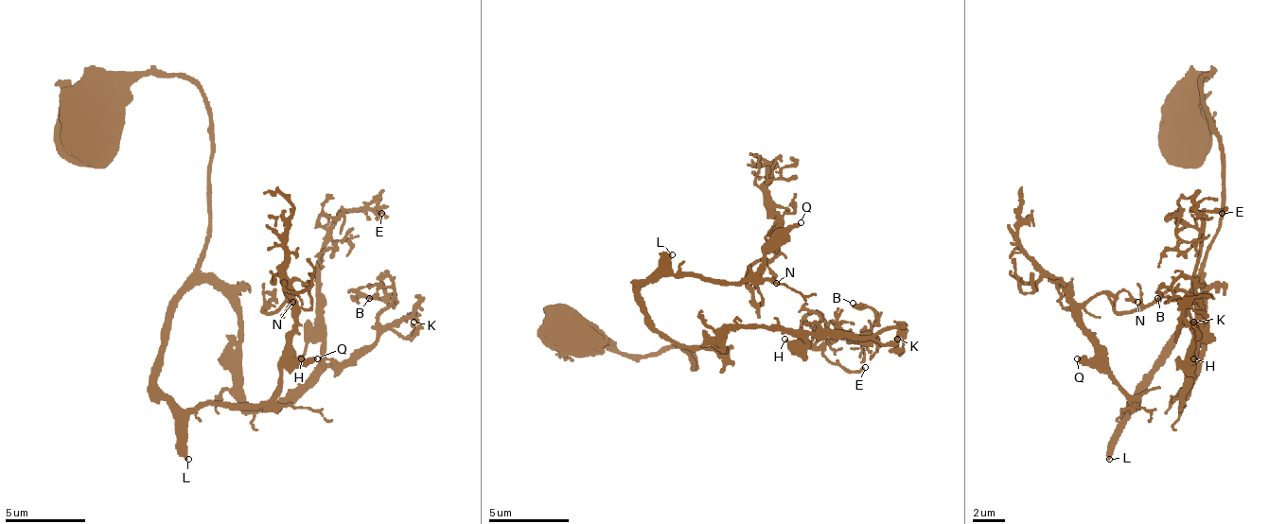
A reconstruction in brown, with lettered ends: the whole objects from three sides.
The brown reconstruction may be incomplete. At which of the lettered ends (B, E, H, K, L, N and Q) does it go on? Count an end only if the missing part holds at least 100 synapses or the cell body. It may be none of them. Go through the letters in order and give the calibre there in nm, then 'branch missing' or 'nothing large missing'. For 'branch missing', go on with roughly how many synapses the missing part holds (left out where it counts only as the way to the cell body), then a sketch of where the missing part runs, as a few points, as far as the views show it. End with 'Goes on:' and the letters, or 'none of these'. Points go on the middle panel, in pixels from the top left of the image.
B: 150 nm thick; nothing large missing
E: 160 nm thick; nothing large missing
H: 130 nm thick; nothing large missing
K: 200 nm thick; nothing large missing
L: 320 nm thick; branch missing; about 550 synapses
N: 240 nm thick; nothing large missing
Q: 320 nm thick; nothing large missing
Goes on: L

